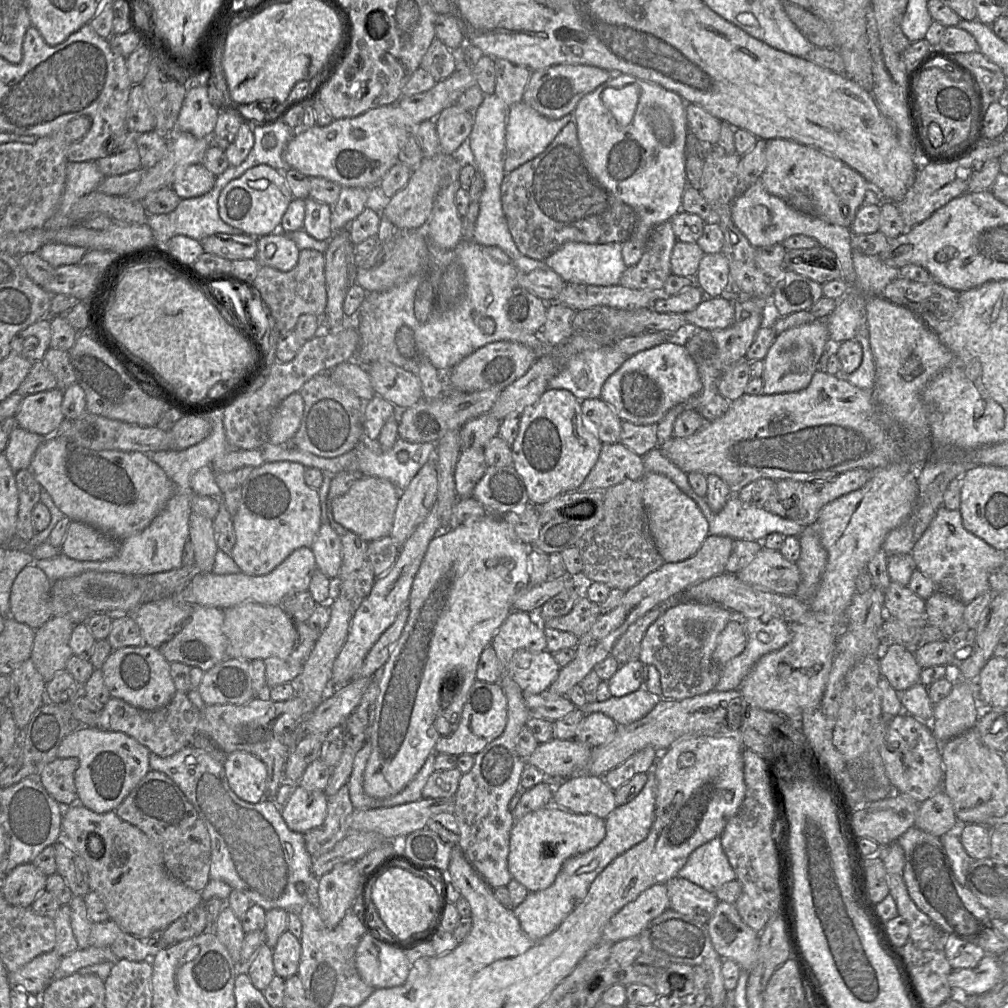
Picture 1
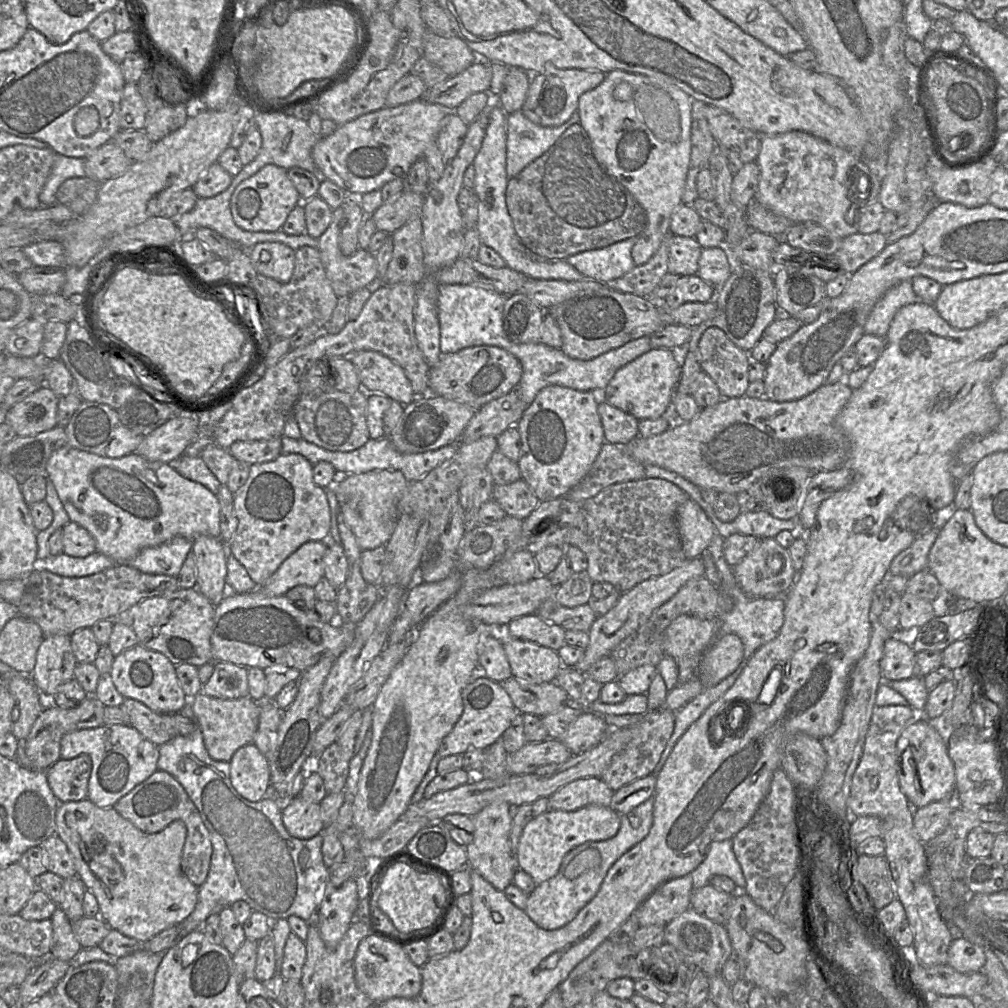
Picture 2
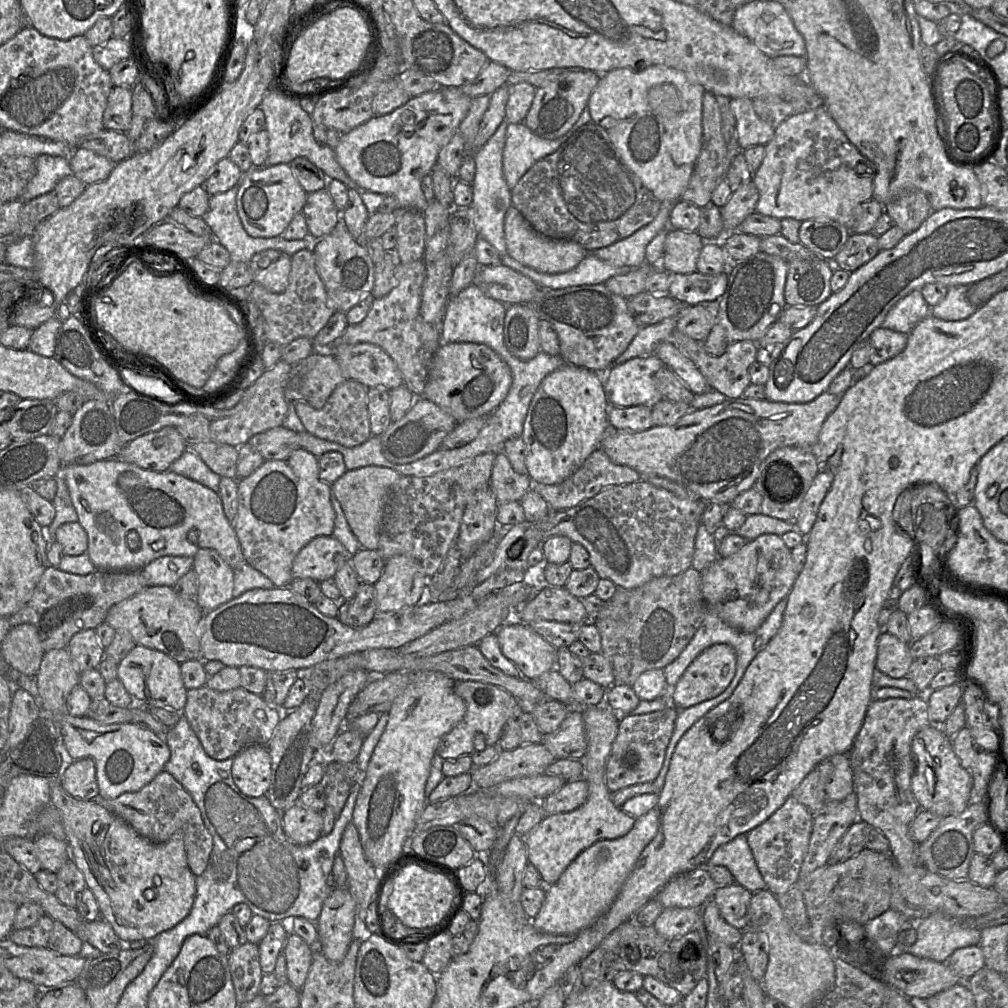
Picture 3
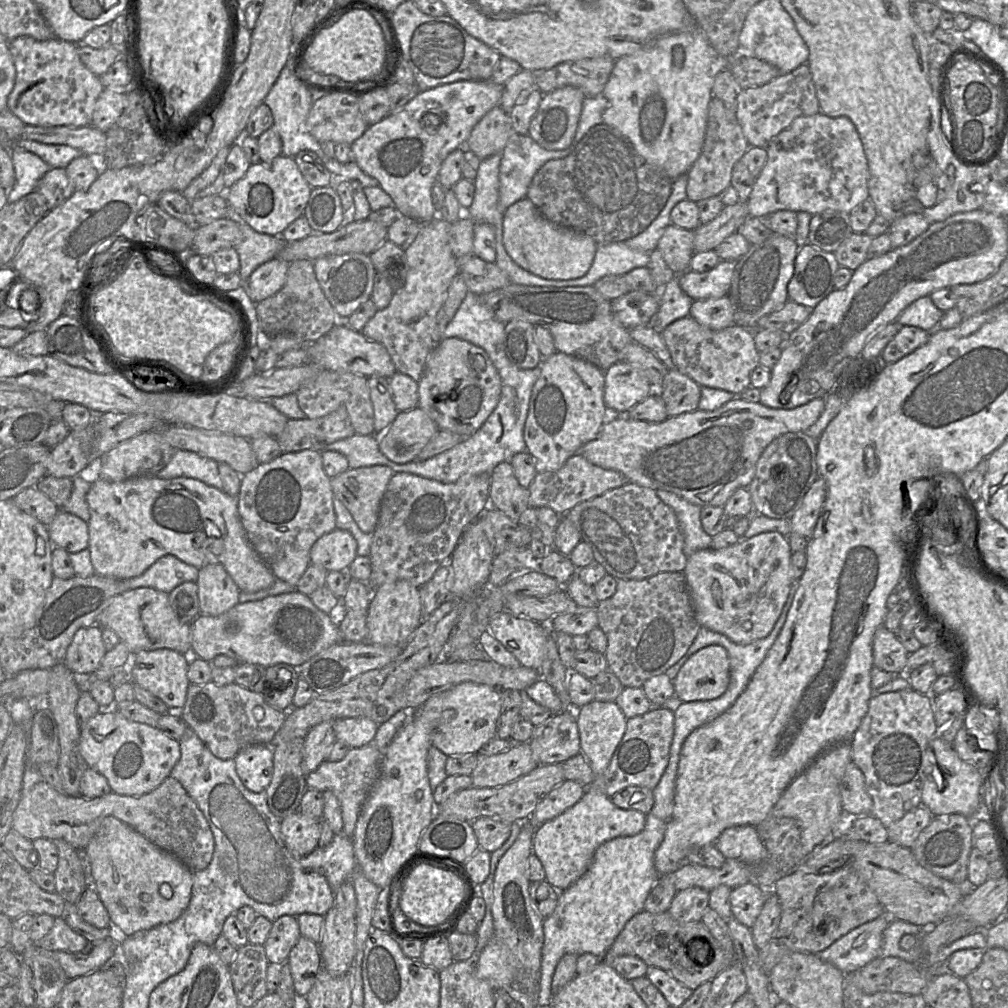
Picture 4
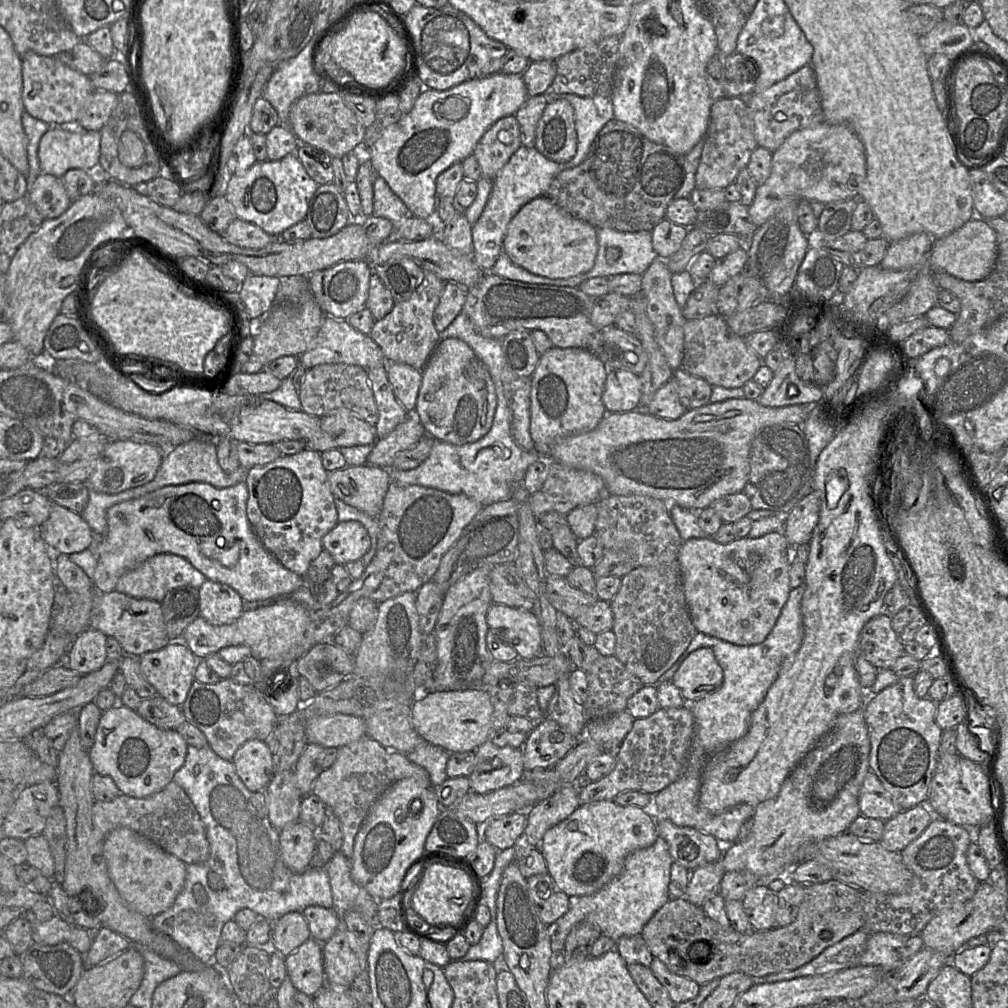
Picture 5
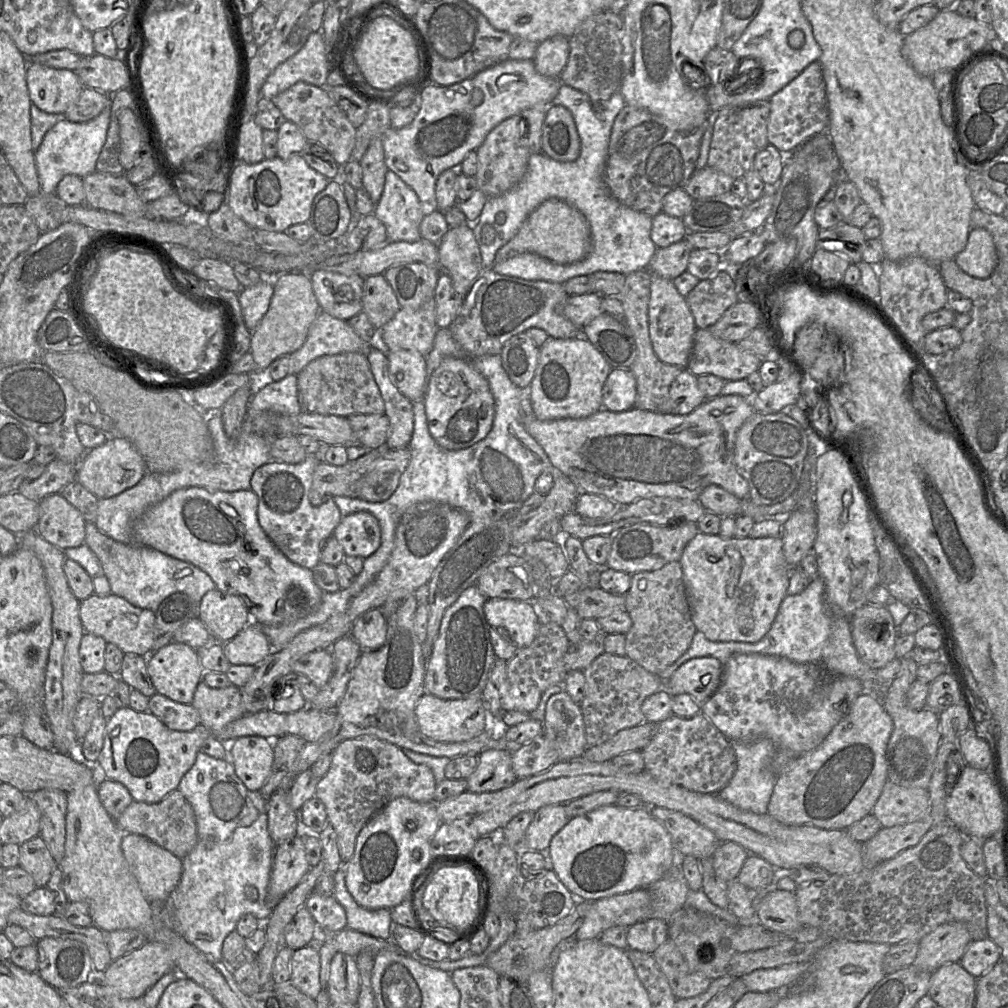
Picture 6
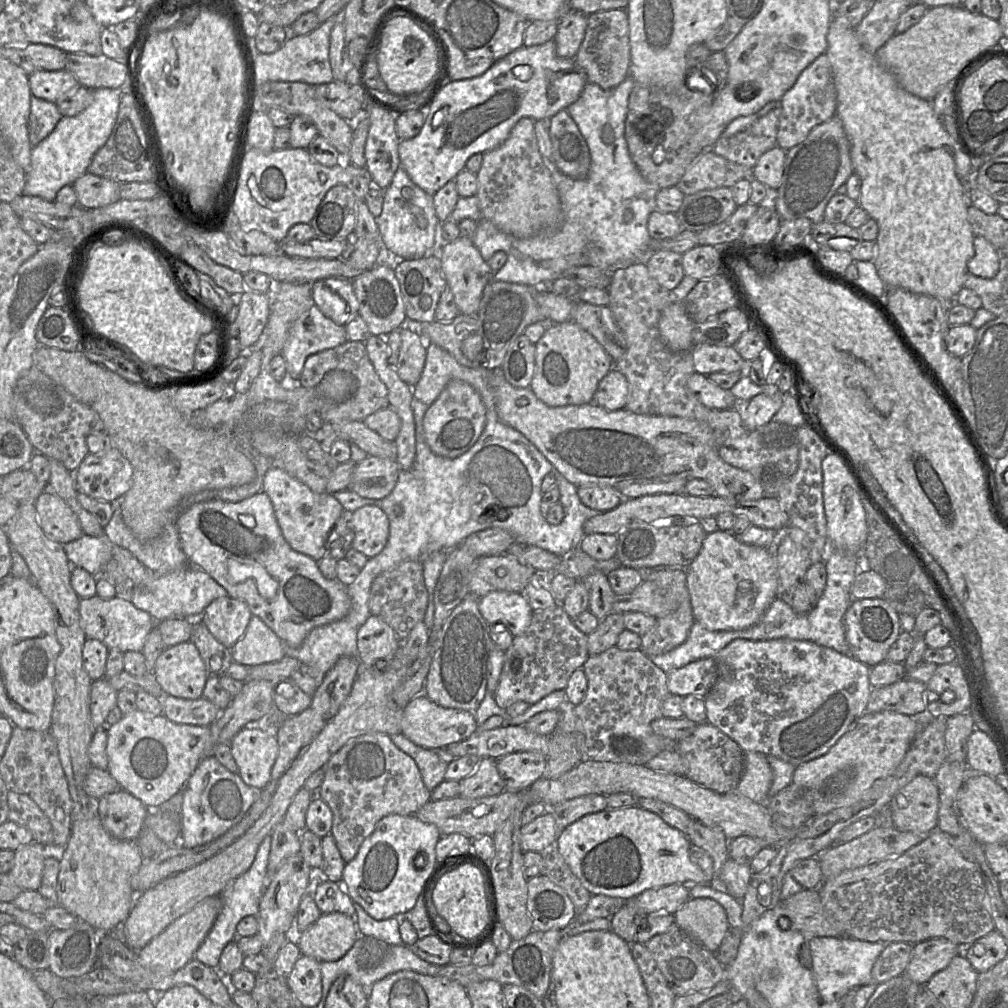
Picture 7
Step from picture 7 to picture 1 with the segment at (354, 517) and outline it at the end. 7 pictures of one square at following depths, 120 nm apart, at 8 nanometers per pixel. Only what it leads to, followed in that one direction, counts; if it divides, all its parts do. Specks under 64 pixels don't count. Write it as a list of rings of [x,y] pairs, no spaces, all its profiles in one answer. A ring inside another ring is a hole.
[[[301,547],[292,552],[280,565],[266,575],[250,576],[243,572],[218,575],[214,572],[201,572],[191,580],[183,591],[171,595],[178,595],[186,601],[223,610],[244,602],[255,602],[268,606],[281,605],[287,595],[308,590],[312,574],[316,568],[316,561],[311,548]]]

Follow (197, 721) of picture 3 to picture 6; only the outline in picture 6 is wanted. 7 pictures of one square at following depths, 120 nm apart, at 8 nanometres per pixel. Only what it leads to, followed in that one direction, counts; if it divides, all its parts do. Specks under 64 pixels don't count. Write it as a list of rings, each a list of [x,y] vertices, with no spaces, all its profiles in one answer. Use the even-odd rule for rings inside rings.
[[[200,681],[191,704],[200,715],[201,725],[211,733],[245,715],[241,688],[234,684],[213,688]]]

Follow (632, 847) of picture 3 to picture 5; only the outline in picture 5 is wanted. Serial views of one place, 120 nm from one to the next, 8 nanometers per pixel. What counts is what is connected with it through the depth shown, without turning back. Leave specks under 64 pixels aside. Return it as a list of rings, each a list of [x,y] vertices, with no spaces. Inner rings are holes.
[[[658,836],[652,846],[629,854],[623,862],[621,872],[600,890],[571,898],[568,911],[552,926],[548,926],[551,928],[551,948],[555,965],[561,960],[566,937],[580,922],[586,921],[597,925],[602,935],[615,941],[624,936],[640,934],[645,924],[670,899],[668,885],[673,863],[667,842]]]

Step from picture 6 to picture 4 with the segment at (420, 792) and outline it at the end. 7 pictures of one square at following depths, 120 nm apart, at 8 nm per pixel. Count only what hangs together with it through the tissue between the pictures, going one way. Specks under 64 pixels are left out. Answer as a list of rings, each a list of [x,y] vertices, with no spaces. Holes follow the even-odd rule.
[[[371,743],[361,748],[350,749],[341,761],[326,760],[322,762],[315,771],[306,776],[308,789],[316,789],[321,792],[329,790],[335,794],[341,806],[343,832],[350,838],[355,832],[363,805],[378,781],[382,761],[383,753]]]

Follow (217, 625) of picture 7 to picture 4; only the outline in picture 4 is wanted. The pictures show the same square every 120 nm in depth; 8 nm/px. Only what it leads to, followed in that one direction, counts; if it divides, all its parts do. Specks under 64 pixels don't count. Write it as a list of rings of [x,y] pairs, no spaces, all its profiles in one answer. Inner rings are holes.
[[[221,564],[199,569],[196,583],[200,614],[219,616],[239,603],[241,591]]]

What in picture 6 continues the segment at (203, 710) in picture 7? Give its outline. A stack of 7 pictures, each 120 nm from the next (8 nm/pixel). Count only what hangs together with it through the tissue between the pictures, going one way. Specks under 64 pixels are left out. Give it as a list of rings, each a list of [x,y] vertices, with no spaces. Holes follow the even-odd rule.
[[[157,692],[149,698],[148,712],[171,730],[191,731],[201,725],[200,715],[192,704],[173,701]]]

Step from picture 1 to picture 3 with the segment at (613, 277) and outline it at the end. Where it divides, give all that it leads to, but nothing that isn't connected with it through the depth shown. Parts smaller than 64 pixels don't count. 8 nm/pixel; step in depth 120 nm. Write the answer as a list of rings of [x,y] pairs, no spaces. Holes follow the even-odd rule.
[[[661,202],[657,216],[650,223],[622,240],[589,253],[618,267],[639,267],[646,262],[645,250],[648,243],[661,230],[672,229],[669,227],[669,216],[674,203]]]

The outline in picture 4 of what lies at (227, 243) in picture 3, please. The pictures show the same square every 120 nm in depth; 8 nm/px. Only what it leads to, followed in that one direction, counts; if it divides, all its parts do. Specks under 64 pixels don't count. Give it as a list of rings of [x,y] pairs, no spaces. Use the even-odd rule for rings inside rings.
[[[230,206],[229,216],[225,218],[234,220],[239,225],[242,232],[242,241],[235,247],[235,250],[238,253],[240,260],[240,269],[238,273],[244,282],[248,280],[253,271],[260,265],[276,258],[282,249],[286,246],[286,244],[289,243],[286,242],[281,236],[270,236],[254,231],[240,215],[231,209]]]

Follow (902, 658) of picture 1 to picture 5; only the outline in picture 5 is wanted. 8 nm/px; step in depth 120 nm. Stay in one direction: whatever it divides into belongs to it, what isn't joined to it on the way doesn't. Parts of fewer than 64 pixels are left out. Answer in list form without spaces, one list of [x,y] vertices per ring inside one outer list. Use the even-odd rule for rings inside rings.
[[[887,613],[871,618],[864,625],[859,638],[859,651],[878,670],[891,669],[896,659],[904,653]]]

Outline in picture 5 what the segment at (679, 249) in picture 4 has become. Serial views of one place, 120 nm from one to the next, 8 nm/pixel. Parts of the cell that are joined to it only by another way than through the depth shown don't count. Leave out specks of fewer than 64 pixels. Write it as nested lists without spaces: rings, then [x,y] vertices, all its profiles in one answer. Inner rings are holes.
[[[664,217],[651,233],[655,252],[660,258],[666,260],[680,248],[688,229]]]

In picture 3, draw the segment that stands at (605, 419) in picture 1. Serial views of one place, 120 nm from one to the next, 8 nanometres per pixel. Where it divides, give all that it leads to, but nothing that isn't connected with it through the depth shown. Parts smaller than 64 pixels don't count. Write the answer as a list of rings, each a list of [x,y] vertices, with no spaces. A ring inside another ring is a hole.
[[[645,405],[610,407],[609,426],[622,431],[640,432],[653,427],[652,408]]]

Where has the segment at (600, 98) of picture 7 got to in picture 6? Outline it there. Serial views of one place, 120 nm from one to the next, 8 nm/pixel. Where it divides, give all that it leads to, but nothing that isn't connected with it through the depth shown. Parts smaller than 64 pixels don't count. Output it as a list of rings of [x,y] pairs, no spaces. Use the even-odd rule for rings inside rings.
[[[562,84],[552,104],[564,106],[571,112],[580,138],[579,157],[572,162],[560,162],[543,152],[531,153],[522,179],[512,189],[494,197],[487,197],[476,189],[468,200],[456,203],[468,223],[473,224],[483,269],[525,280],[554,283],[565,283],[573,277],[597,271],[628,275],[648,269],[657,250],[650,237],[652,217],[622,205],[610,194],[604,182],[611,129],[617,114],[625,106],[622,94],[618,90],[607,100],[592,100],[587,94]],[[550,198],[569,203],[585,216],[592,235],[589,254],[571,264],[558,264],[534,253],[522,253],[495,263],[497,251],[516,235],[527,217]]]

